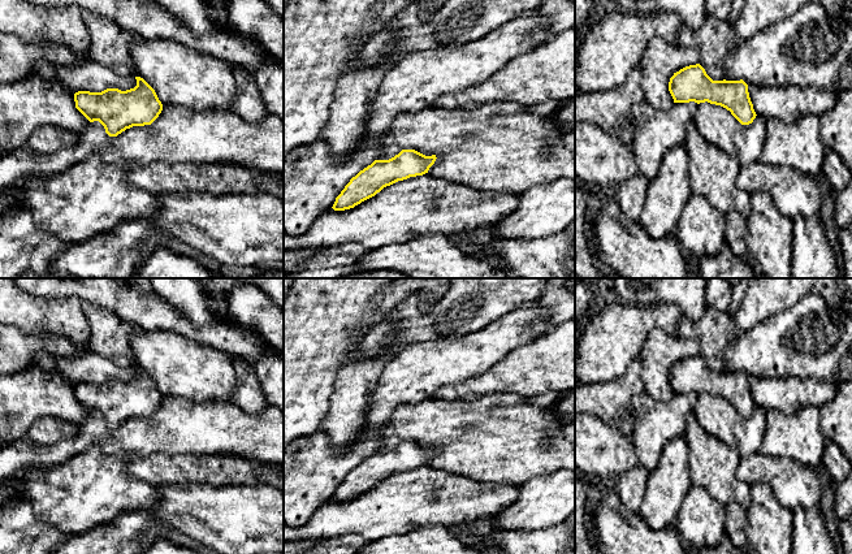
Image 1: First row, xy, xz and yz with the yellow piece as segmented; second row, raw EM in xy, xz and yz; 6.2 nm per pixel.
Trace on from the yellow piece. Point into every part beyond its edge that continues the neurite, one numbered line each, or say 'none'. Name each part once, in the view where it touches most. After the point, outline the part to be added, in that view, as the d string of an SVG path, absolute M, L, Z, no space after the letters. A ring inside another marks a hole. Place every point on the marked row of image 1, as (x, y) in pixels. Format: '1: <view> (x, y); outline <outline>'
none

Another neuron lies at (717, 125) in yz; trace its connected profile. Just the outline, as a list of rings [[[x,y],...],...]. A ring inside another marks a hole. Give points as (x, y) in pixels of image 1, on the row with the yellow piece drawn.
[[[705,101],[699,104],[693,121],[706,140],[735,156],[740,165],[758,160],[766,137],[765,117],[741,125],[726,108]]]

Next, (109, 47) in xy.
[[[92,16],[86,18],[91,44],[87,53],[98,64],[111,69],[121,77],[137,77],[130,59],[130,40],[126,31],[121,31],[111,21]]]

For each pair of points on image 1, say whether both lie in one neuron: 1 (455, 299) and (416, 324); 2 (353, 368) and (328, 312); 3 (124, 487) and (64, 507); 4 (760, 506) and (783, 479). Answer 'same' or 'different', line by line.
1: same
2: different
3: same
4: different

